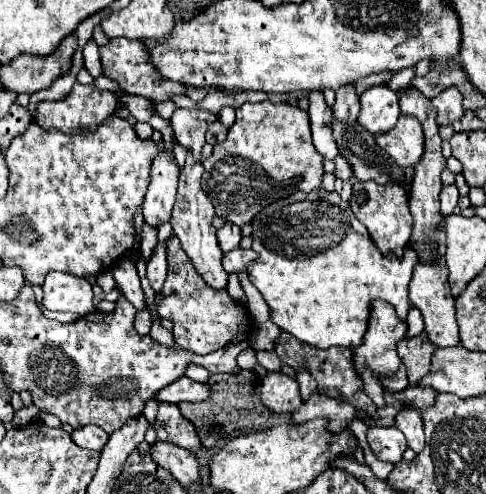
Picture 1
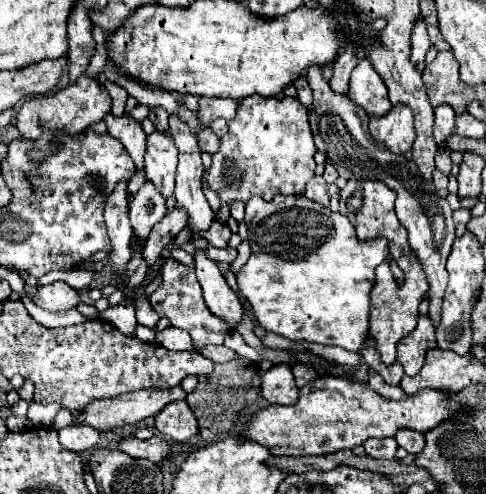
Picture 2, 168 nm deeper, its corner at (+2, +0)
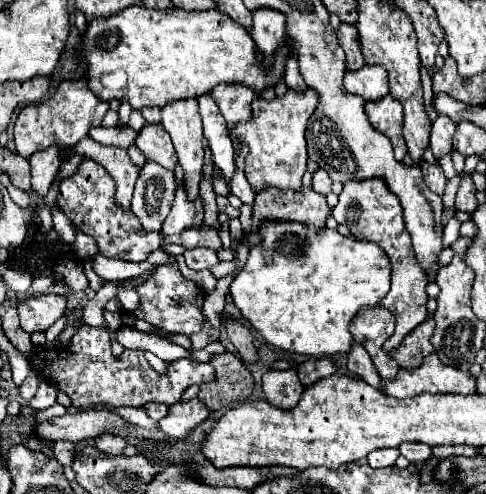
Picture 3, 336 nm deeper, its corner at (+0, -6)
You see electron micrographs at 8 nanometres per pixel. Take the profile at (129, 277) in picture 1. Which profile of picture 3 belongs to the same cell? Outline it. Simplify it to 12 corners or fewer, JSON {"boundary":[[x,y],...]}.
{"boundary":[[90,137],[74,153],[94,159],[116,181],[116,203],[130,211],[138,167],[120,147]]}

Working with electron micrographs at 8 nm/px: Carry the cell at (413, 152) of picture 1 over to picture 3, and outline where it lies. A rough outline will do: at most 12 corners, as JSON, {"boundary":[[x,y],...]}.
{"boundary":[[386,95],[366,103],[372,127],[392,141],[402,161],[408,153],[402,137],[402,105]]}

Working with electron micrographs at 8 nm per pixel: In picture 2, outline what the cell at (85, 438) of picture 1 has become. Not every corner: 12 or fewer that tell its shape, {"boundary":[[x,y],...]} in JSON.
{"boundary":[[84,425],[58,429],[62,449],[90,451],[100,433]]}

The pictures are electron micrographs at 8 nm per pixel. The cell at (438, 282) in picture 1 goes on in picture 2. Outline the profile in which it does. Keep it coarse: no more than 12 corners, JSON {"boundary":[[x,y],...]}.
{"boundary":[[318,65],[308,121],[316,149],[344,179],[396,191],[440,319],[452,209],[414,161],[368,131],[368,115],[334,93]]}

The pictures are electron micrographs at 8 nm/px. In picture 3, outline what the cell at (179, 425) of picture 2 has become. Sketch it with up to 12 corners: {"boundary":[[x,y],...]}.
{"boundary":[[198,401],[174,403],[160,429],[184,439],[210,411]]}

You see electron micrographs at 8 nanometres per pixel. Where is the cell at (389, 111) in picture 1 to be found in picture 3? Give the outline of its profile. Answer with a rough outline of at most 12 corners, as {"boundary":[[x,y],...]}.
{"boundary":[[364,65],[344,75],[344,87],[364,101],[388,95],[386,69]]}

